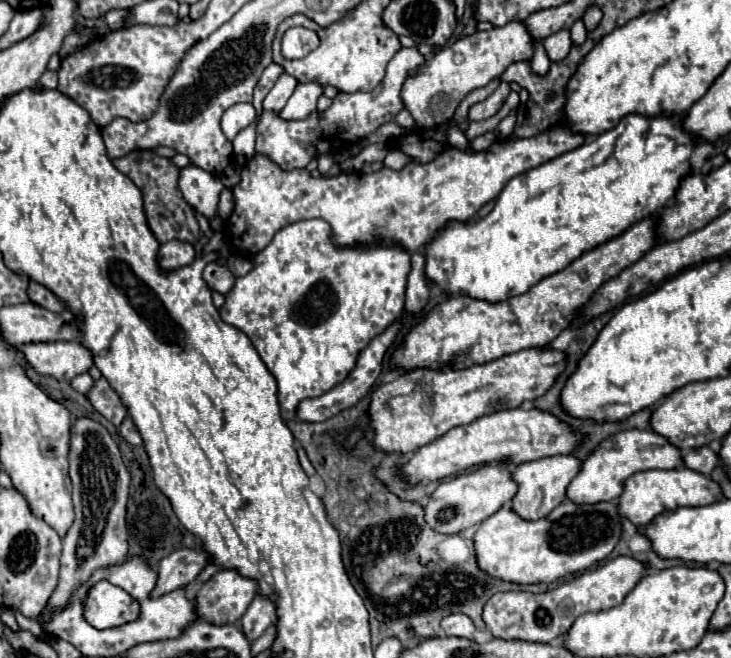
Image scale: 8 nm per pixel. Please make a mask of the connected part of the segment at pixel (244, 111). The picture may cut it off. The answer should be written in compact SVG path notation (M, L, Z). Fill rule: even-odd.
M238 103L232 109L226 109L222 115L222 131L228 137L228 141L234 141L234 137L246 129L256 119L256 109L252 103Z

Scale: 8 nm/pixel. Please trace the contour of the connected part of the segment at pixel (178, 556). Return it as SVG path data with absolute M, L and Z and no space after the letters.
M182 547L164 557L158 565L158 583L152 597L160 597L172 589L186 587L206 567L210 555L202 547Z

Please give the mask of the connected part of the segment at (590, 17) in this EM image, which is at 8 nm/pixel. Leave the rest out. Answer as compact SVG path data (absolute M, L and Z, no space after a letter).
M592 5L592 7L584 13L584 19L582 19L582 21L584 21L584 27L586 27L588 31L594 31L594 29L598 27L600 19L602 19L602 11Z

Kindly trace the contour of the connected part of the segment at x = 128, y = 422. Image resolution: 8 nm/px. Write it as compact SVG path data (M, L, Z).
M130 417L124 419L124 423L122 423L122 427L120 427L120 435L122 435L130 445L142 445L142 437L140 437L140 433L138 433L138 429L136 429L136 425L134 425L134 421L132 421Z

